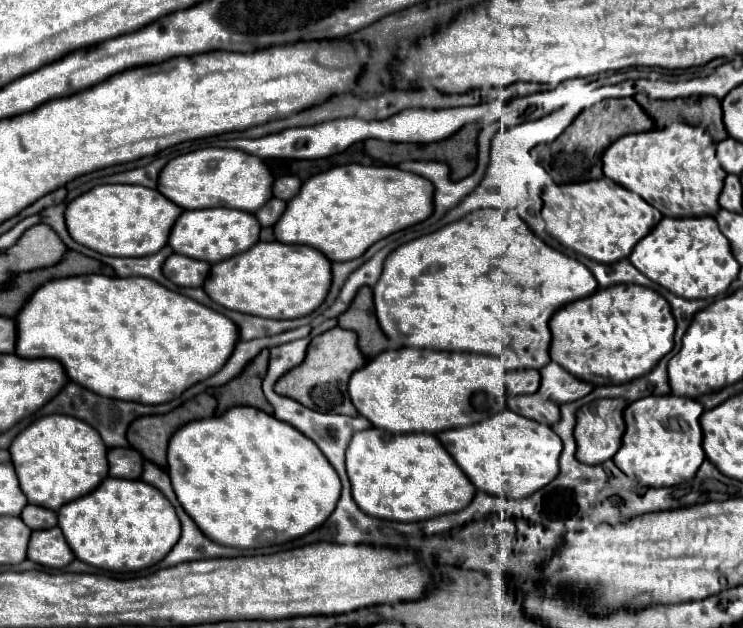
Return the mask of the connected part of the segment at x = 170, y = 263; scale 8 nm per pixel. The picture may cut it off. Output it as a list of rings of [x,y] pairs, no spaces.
[[[171,254],[163,264],[163,274],[177,286],[197,288],[197,286],[203,286],[203,280],[207,278],[209,268],[211,264],[207,262],[193,260],[181,254]]]

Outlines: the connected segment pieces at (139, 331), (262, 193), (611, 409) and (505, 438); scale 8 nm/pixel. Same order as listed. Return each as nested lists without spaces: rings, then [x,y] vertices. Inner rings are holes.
[[[87,274],[51,280],[31,294],[15,322],[15,354],[23,358],[59,360],[71,382],[107,398],[141,404],[171,402],[193,384],[213,376],[223,368],[227,356],[231,356],[231,348],[239,340],[239,332],[235,332],[235,324],[227,316],[141,276],[109,278],[103,274]]]
[[[201,148],[167,162],[159,172],[157,190],[183,210],[225,206],[253,214],[271,198],[271,184],[273,176],[257,156],[233,148]]]
[[[605,398],[585,404],[577,412],[577,426],[575,426],[575,440],[577,440],[577,458],[585,464],[603,464],[605,460],[613,458],[621,446],[621,436],[625,432],[623,410],[629,406],[623,398]]]
[[[503,410],[473,426],[439,432],[437,438],[475,488],[489,494],[525,498],[547,486],[559,474],[559,454],[563,450],[561,438],[551,426],[523,418],[511,410]]]

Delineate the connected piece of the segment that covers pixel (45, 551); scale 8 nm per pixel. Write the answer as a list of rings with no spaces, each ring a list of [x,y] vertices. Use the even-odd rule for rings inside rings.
[[[49,528],[49,530],[33,530],[29,540],[27,558],[49,568],[63,568],[69,562],[75,560],[75,554],[71,552],[69,544],[63,540],[61,528]]]

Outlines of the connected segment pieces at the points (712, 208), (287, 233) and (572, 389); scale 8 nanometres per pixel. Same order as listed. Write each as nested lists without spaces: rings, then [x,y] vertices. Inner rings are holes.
[[[675,122],[663,130],[649,130],[649,132],[621,136],[605,150],[603,172],[607,178],[615,180],[617,184],[623,184],[627,190],[639,194],[651,206],[659,208],[663,216],[677,216],[677,218],[701,216],[701,214],[715,216],[721,210],[719,194],[723,188],[723,180],[727,176],[727,172],[721,168],[715,156],[715,142],[711,140],[711,136],[703,128],[683,122]]]
[[[345,164],[327,172],[315,174],[303,182],[299,194],[287,202],[287,210],[273,226],[275,240],[283,244],[303,244],[323,252],[331,262],[347,262],[359,258],[371,244],[387,238],[393,232],[405,230],[431,216],[431,182],[403,172],[395,166],[363,166]]]
[[[549,362],[539,374],[541,374],[539,394],[547,400],[555,400],[555,404],[575,402],[593,390],[593,384],[587,384],[571,376],[565,368],[561,368],[555,362]]]

